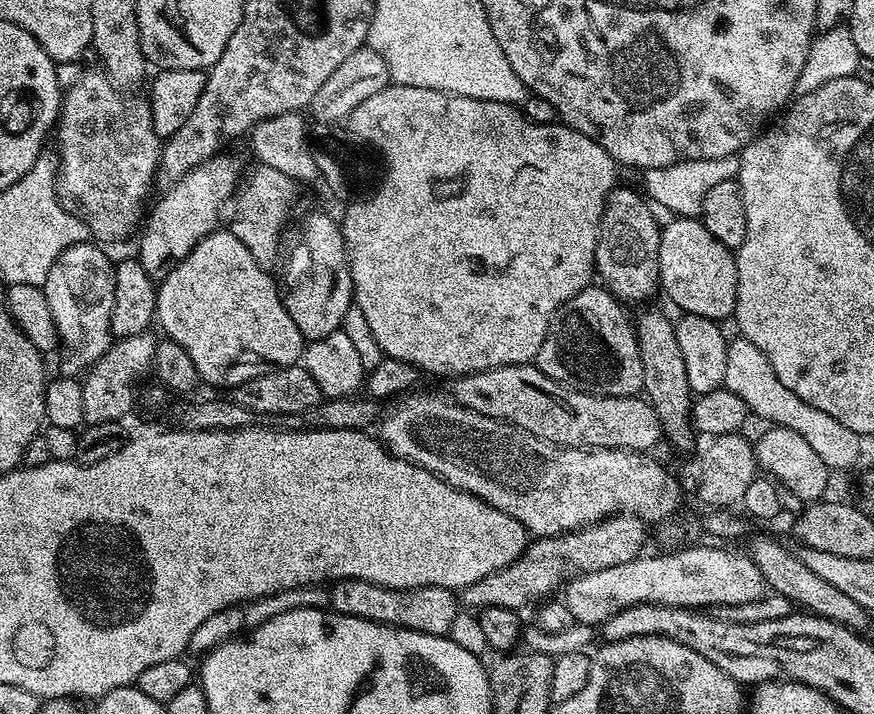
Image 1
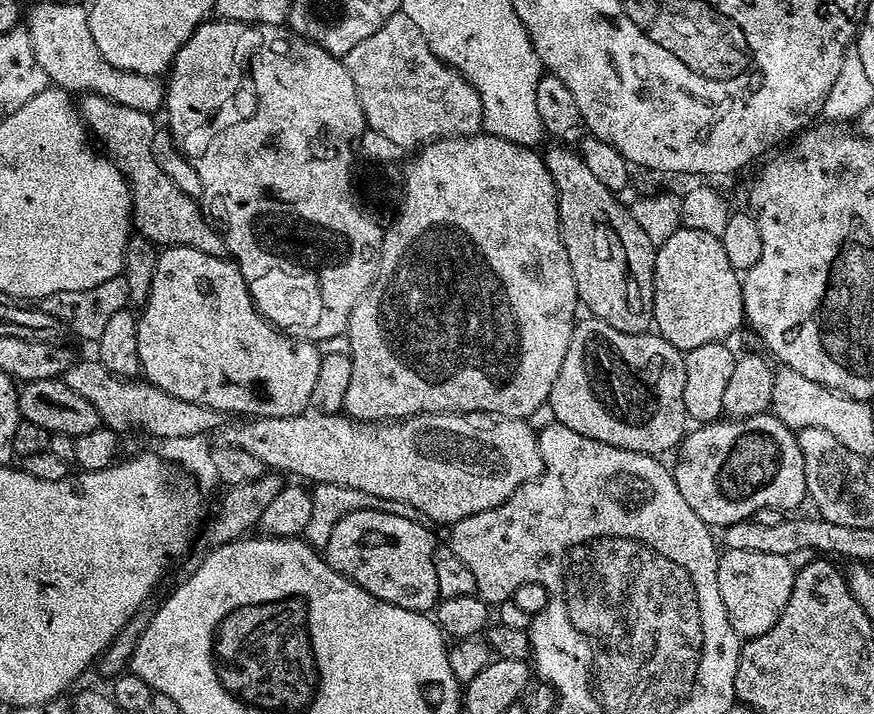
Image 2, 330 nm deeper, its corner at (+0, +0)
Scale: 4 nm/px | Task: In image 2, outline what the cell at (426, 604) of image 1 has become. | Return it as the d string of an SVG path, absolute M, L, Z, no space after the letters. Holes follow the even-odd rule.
M379 507L353 508L336 523L330 542L326 546L326 559L335 572L353 580L362 590L374 594L376 600L409 608L411 612L431 613L441 599L436 573L436 549L438 541L432 537L431 527L423 528L419 519L411 515L399 516L399 511L382 512Z

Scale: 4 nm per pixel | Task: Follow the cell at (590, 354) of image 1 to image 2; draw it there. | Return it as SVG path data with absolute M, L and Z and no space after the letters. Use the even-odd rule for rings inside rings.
M589 315L588 320L577 319L572 329L570 346L566 346L566 358L562 358L562 370L550 386L546 405L552 411L551 419L555 423L574 430L586 438L606 442L631 452L661 454L677 447L686 435L689 427L688 411L684 395L686 394L686 362L680 349L670 346L666 338L651 331L638 334L626 334L614 330L598 317Z

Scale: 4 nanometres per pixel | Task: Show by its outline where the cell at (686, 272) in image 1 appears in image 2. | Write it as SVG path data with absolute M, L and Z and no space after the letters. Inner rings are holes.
M681 226L666 242L659 244L652 281L655 331L683 353L698 346L727 341L727 336L745 323L741 273L730 266L720 237L706 230Z

